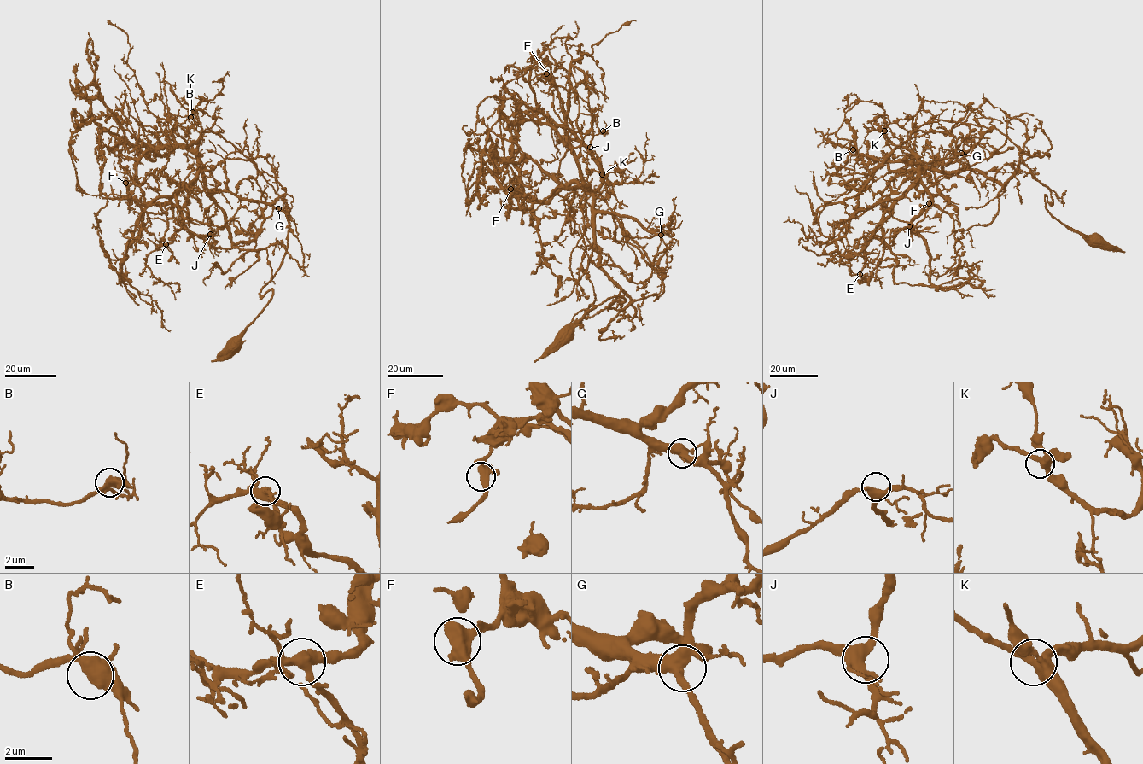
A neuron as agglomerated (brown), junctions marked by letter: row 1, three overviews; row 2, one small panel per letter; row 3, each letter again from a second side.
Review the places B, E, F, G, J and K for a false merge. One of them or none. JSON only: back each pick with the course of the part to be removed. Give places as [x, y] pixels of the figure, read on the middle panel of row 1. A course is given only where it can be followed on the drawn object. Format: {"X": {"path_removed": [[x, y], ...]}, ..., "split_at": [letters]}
{"split_at": []}

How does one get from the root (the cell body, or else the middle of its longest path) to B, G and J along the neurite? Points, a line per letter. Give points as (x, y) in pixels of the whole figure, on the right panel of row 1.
B: (1097, 242), (1048, 211), (1050, 191), (997, 129), (924, 123), (872, 174), (853, 149)
G: (1097, 242), (1048, 211), (1050, 191), (997, 129), (941, 119), (911, 134), (911, 152), (941, 172), (961, 153)
J: (1097, 242), (1048, 211), (1050, 191), (999, 131), (941, 119), (911, 136), (931, 202), (912, 231), (909, 226)

